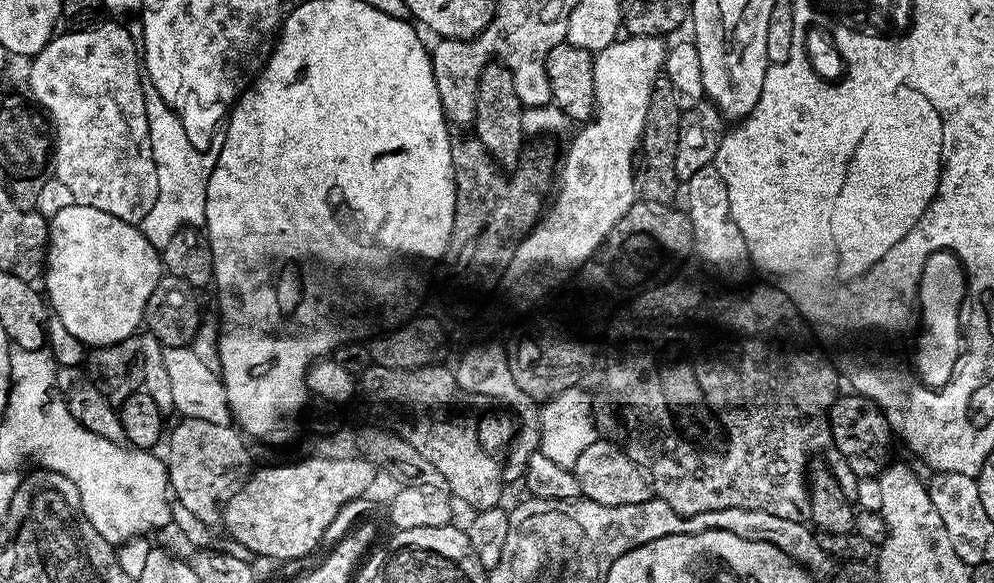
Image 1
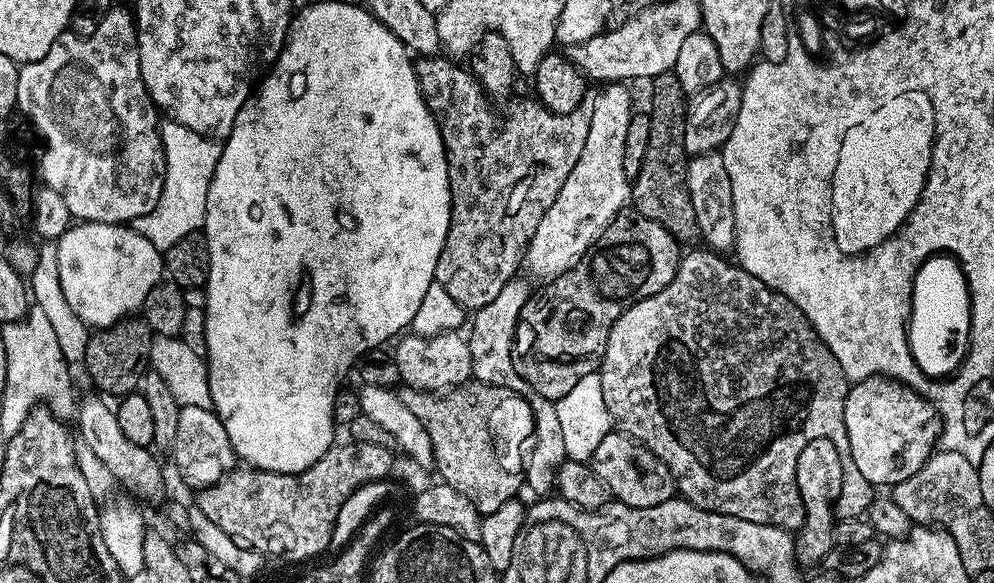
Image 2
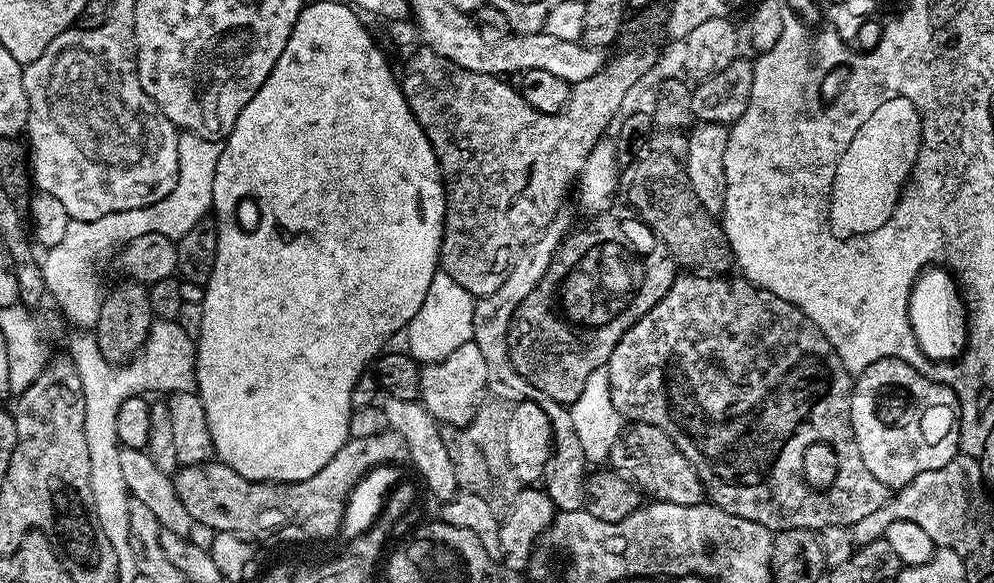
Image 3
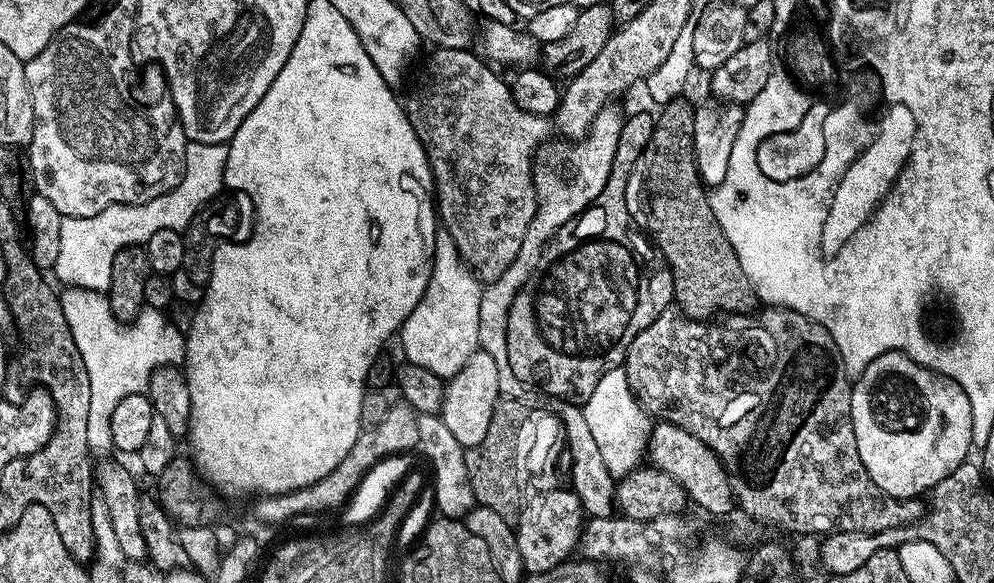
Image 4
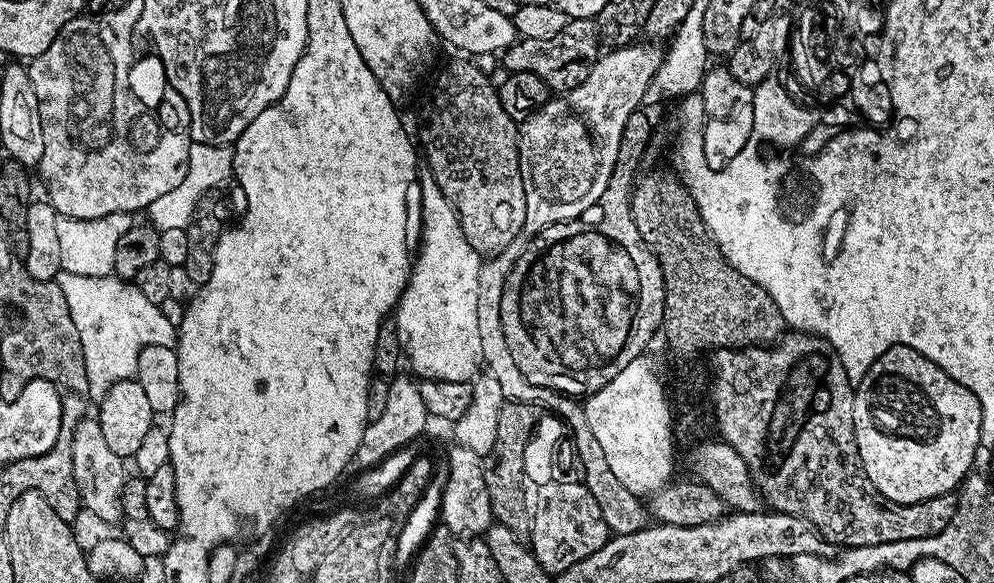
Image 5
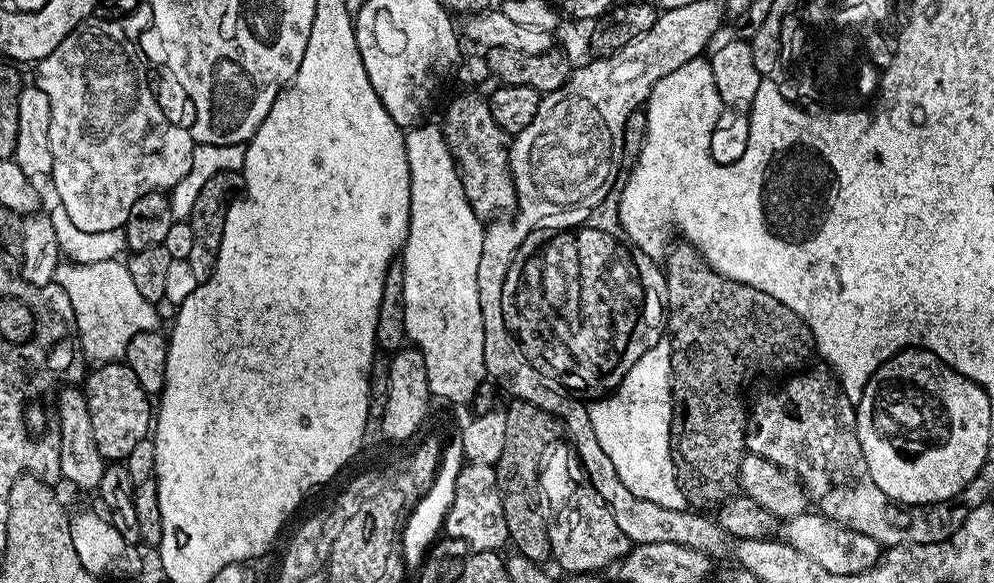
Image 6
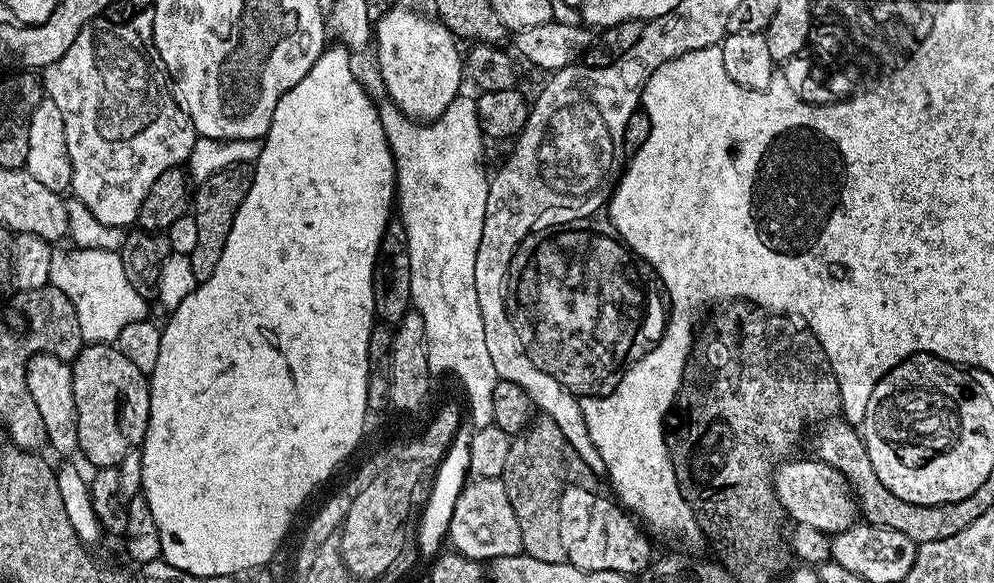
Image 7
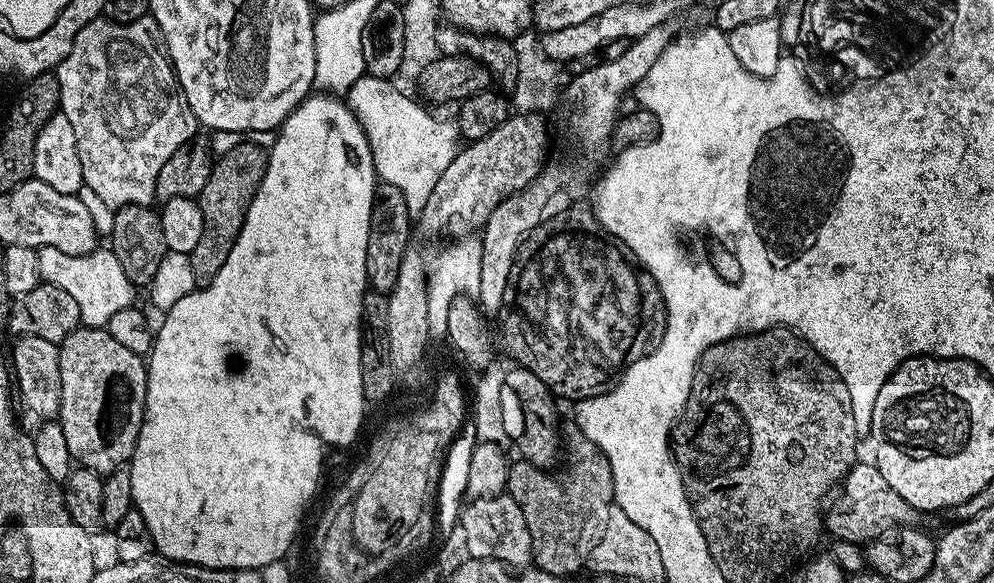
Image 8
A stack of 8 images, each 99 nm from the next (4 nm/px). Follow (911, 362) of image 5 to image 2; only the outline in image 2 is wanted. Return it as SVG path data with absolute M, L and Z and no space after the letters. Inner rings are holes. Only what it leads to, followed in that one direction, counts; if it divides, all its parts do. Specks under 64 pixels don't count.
M879 374L857 379L849 387L844 421L854 466L873 486L891 486L910 478L932 455L942 431L931 400L921 396L915 387Z

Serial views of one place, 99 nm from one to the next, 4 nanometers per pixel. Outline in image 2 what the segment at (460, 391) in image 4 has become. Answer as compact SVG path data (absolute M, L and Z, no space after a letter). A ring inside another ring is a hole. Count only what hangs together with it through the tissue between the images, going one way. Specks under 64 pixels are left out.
M459 331L438 332L429 336L404 334L395 341L395 344L396 365L400 384L404 388L413 388L415 392L443 394L473 379L470 346Z

